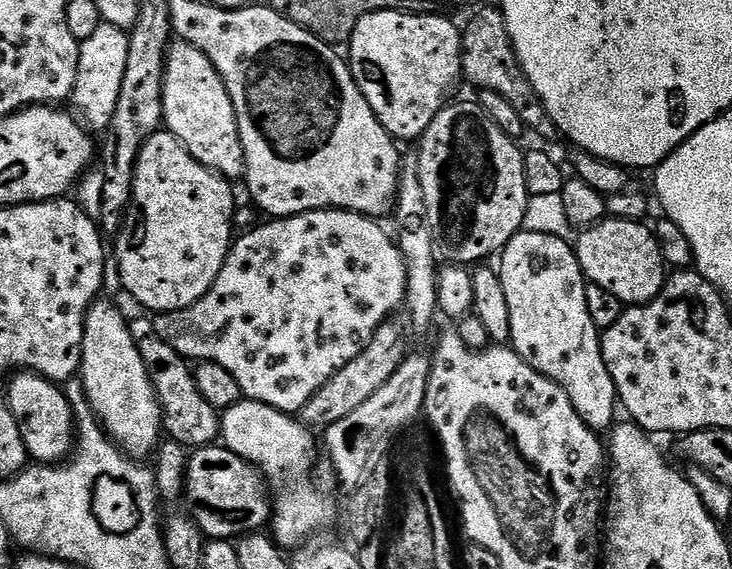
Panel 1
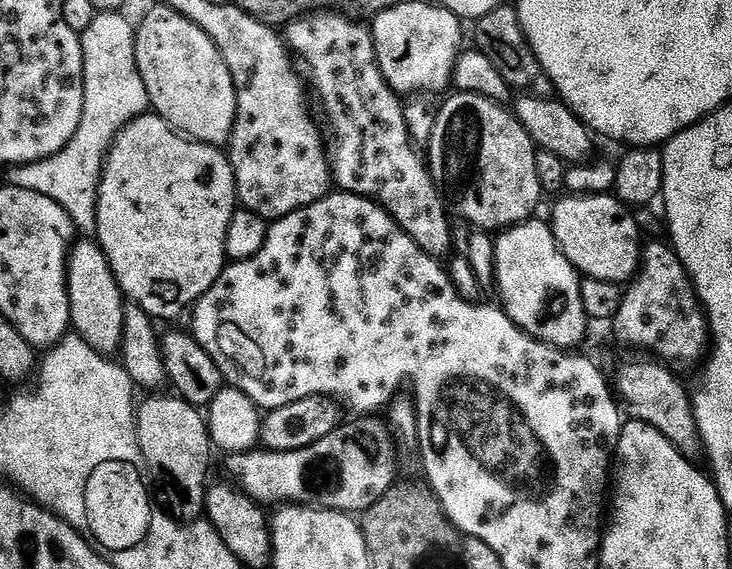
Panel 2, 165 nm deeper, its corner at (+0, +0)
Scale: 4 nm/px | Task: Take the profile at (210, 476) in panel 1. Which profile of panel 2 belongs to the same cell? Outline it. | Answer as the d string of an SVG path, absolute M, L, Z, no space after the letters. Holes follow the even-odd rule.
M352 419L356 420L341 423L326 438L302 450L253 450L229 455L231 479L241 492L261 506L311 506L329 508L331 512L363 514L397 483L396 448L392 445L394 436L383 419Z

